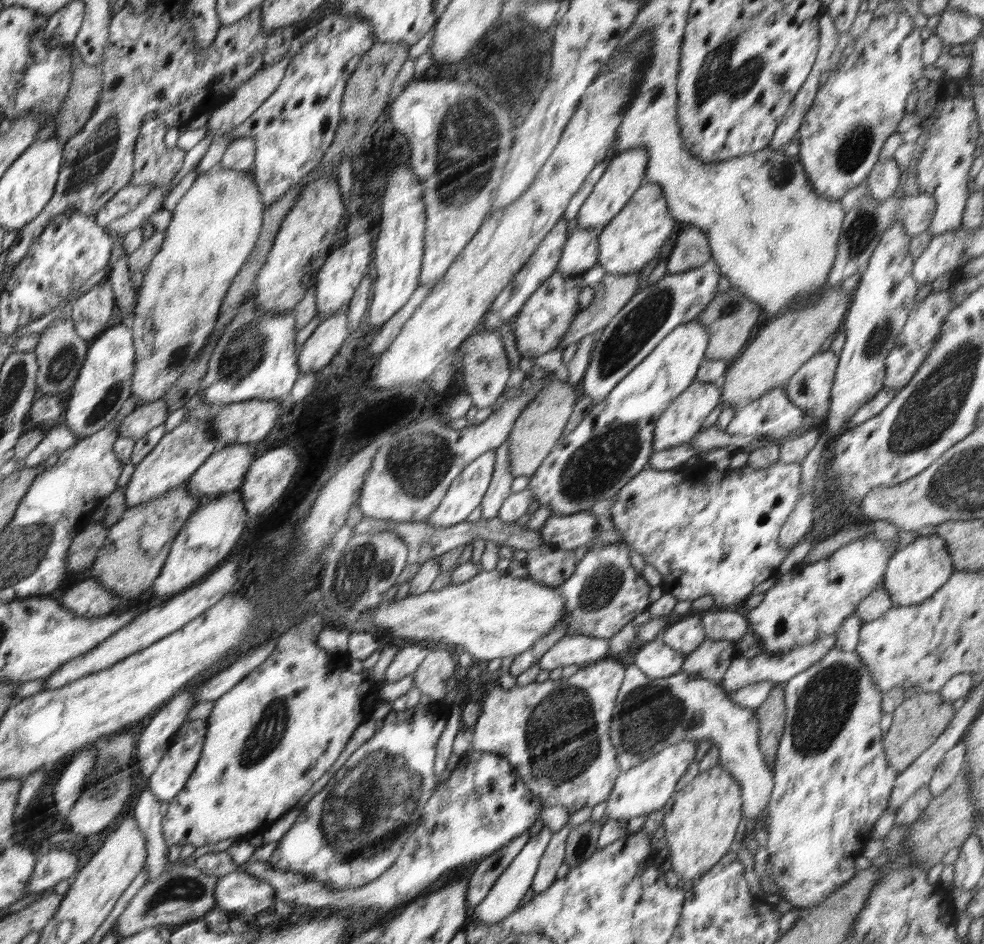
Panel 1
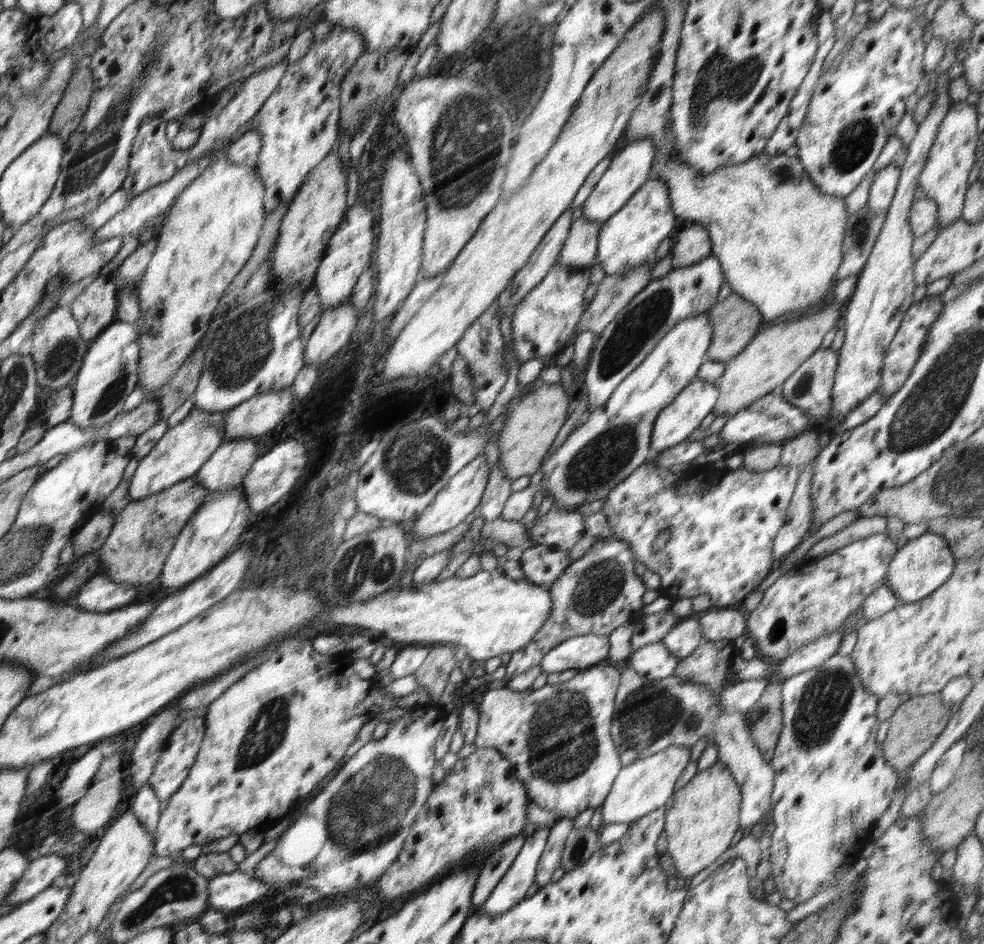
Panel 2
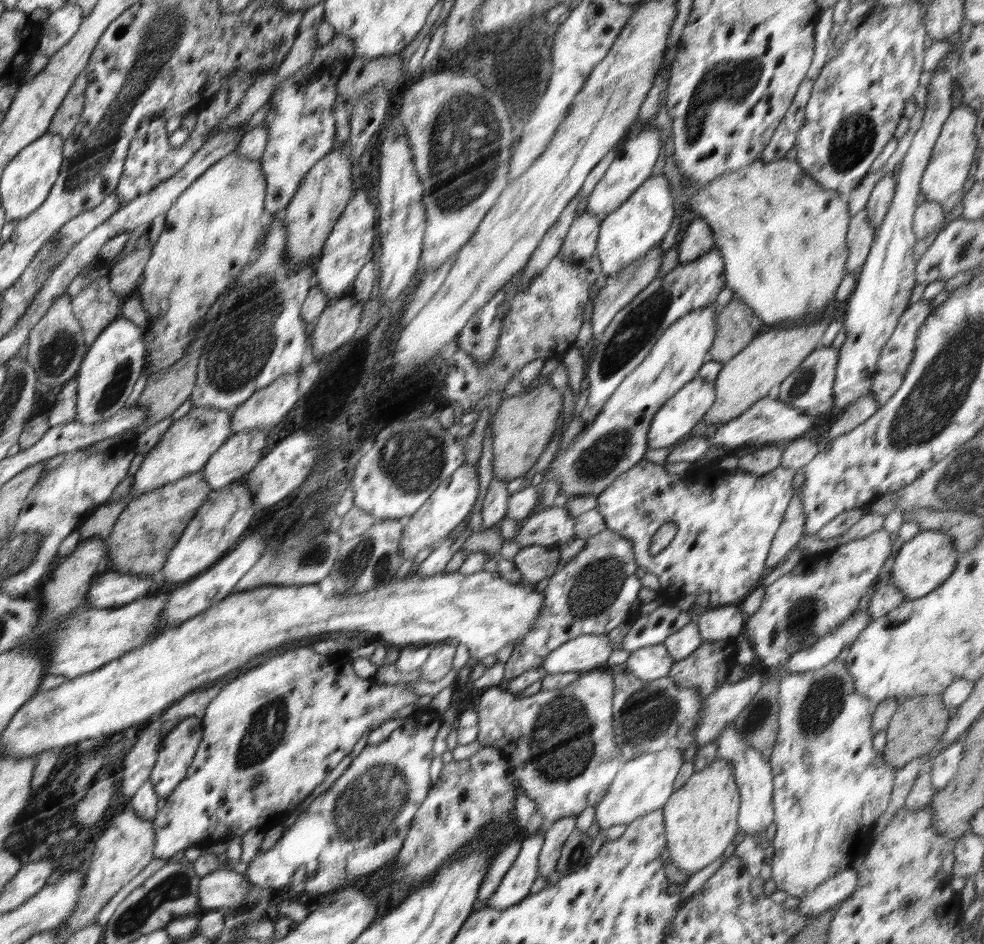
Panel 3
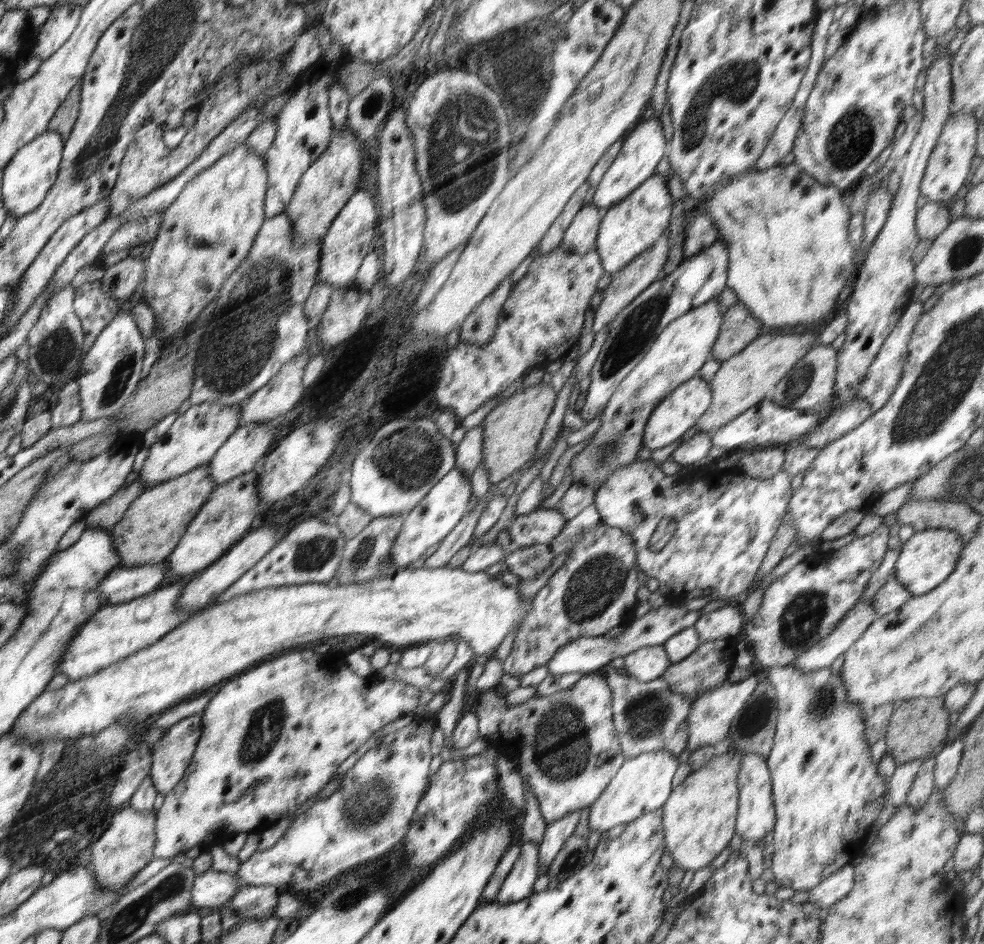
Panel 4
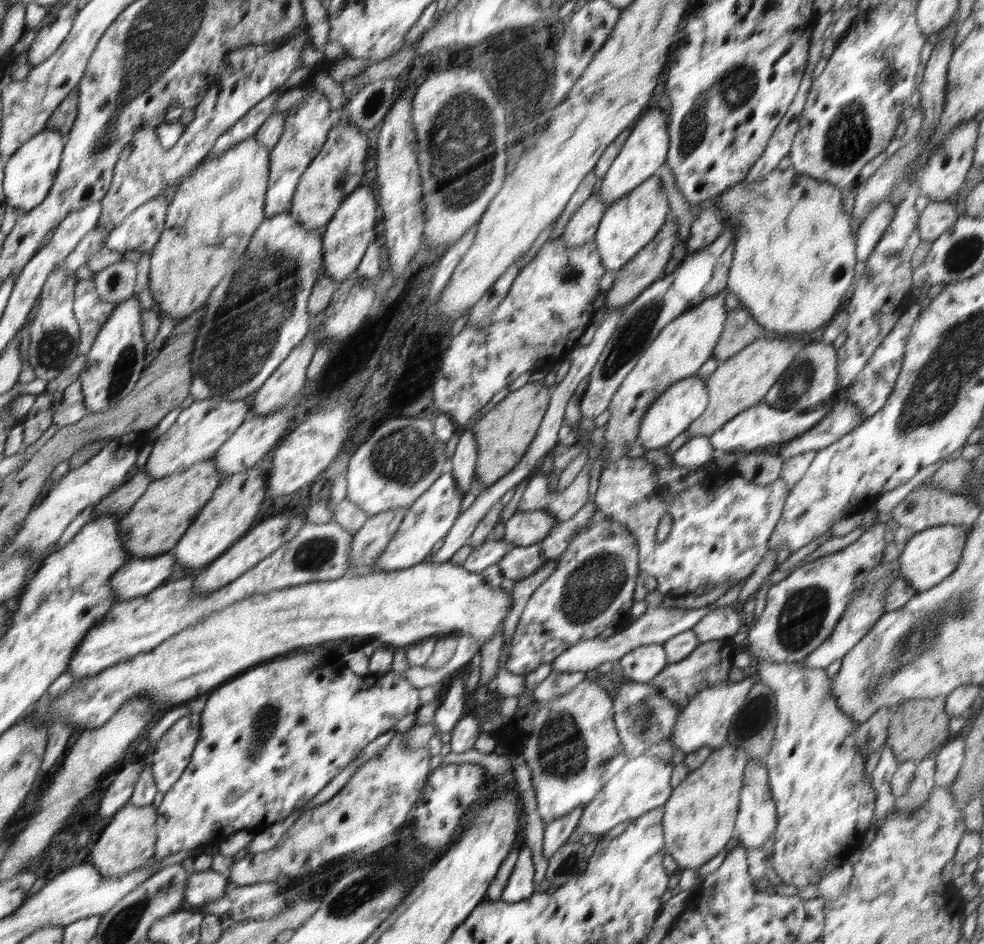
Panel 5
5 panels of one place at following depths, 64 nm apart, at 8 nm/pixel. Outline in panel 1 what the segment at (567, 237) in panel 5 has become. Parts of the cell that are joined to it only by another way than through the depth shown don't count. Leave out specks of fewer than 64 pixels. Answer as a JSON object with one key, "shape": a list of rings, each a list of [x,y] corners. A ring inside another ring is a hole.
{"shape":[[[578,226],[574,228],[561,253],[557,271],[566,278],[582,275],[598,262],[598,240],[603,228],[582,229]]]}

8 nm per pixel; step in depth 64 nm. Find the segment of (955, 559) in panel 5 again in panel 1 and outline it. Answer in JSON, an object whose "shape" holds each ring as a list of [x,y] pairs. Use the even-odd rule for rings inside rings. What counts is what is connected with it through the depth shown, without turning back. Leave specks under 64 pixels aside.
{"shape":[[[936,534],[918,537],[904,548],[898,548],[892,555],[885,570],[883,588],[890,595],[894,606],[920,604],[934,595],[953,571],[953,562],[944,539]]]}

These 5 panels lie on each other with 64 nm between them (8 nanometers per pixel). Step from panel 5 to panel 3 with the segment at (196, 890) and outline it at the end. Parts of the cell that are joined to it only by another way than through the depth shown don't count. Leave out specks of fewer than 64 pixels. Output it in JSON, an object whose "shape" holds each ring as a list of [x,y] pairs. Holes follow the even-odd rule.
{"shape":[[[218,868],[200,877],[197,888],[202,911],[216,909],[230,911],[240,904],[256,887],[241,873]]]}

